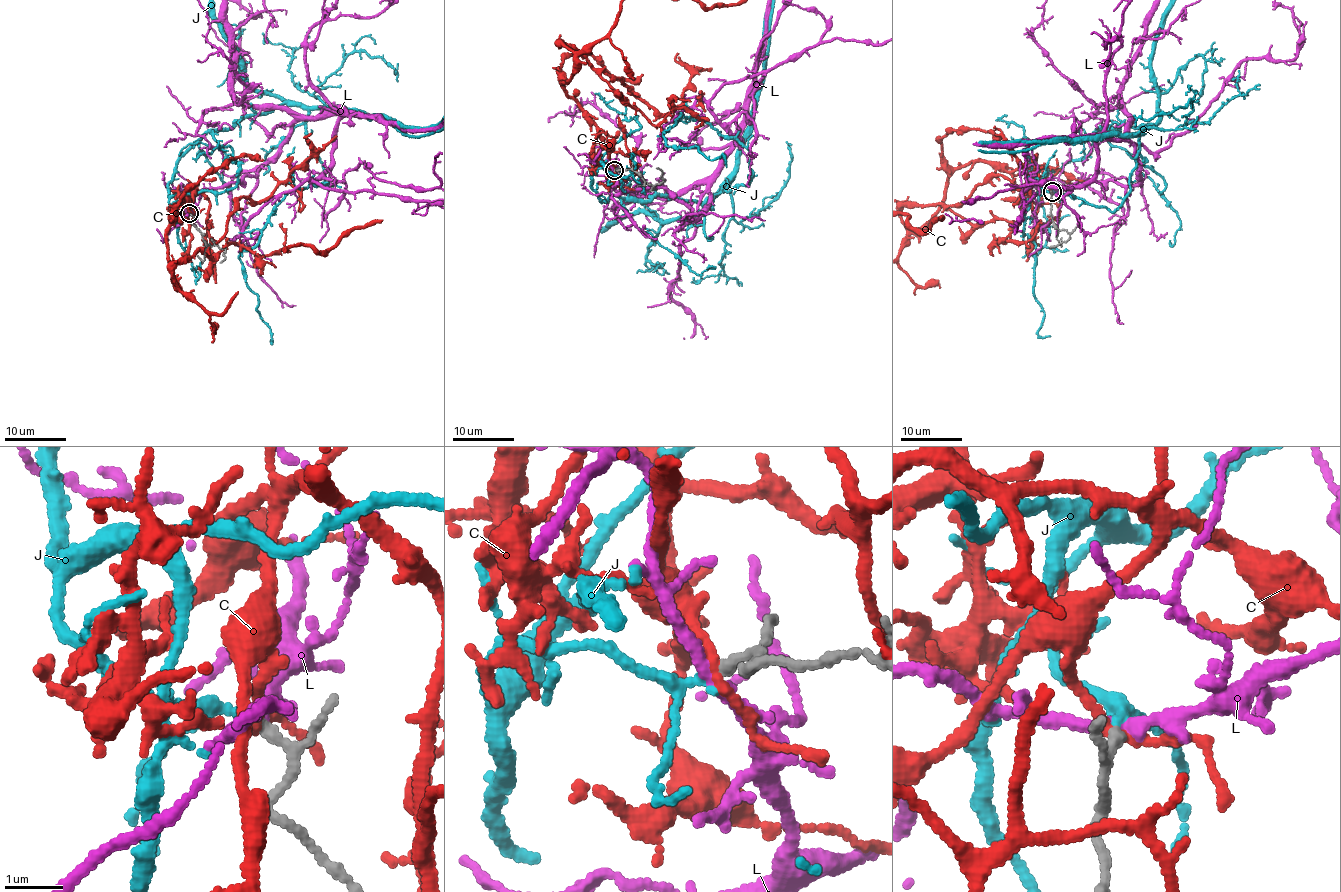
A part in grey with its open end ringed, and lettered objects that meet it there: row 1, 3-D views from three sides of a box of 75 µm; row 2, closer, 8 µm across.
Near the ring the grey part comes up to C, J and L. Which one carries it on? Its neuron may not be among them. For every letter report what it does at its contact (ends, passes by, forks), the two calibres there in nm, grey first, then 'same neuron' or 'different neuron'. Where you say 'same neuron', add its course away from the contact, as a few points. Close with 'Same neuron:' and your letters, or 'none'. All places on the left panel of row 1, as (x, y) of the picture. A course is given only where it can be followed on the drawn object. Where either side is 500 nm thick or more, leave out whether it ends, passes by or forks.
C: it passes by; calibres 150 and 150 nm; different neuron
J: it passes by; calibres 150 and 160 nm; same neuron
L: it passes by; calibres 150 and 200 nm; different neuron
Same neuron: J

